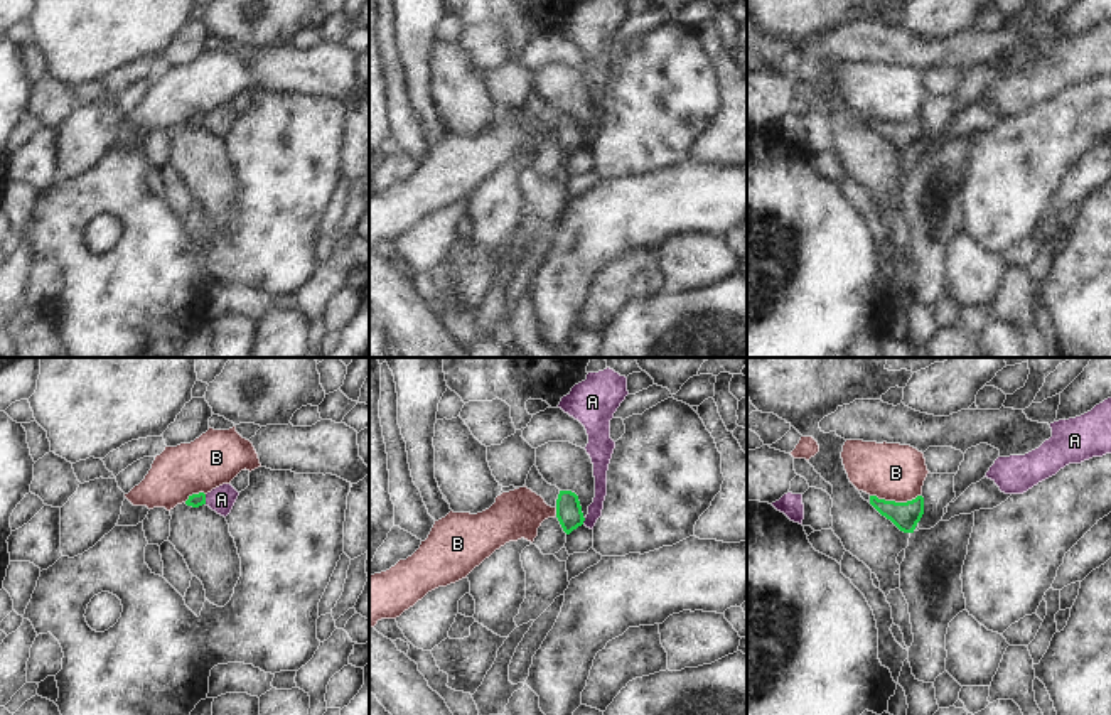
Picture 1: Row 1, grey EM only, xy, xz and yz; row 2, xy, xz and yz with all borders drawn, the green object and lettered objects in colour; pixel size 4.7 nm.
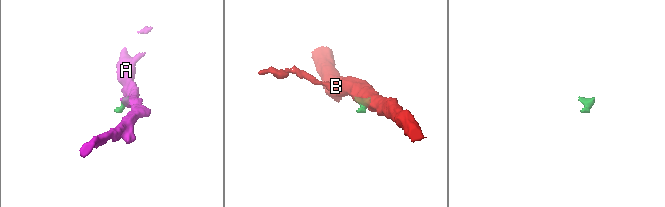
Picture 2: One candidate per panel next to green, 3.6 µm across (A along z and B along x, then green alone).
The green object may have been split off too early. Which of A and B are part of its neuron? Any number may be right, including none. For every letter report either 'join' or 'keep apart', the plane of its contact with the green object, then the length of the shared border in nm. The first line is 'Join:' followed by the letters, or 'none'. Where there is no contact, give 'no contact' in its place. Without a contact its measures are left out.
Join: none
A: keep apart; contact in xy; length 50 nm
B: keep apart; contact in yz; length 240 nm

